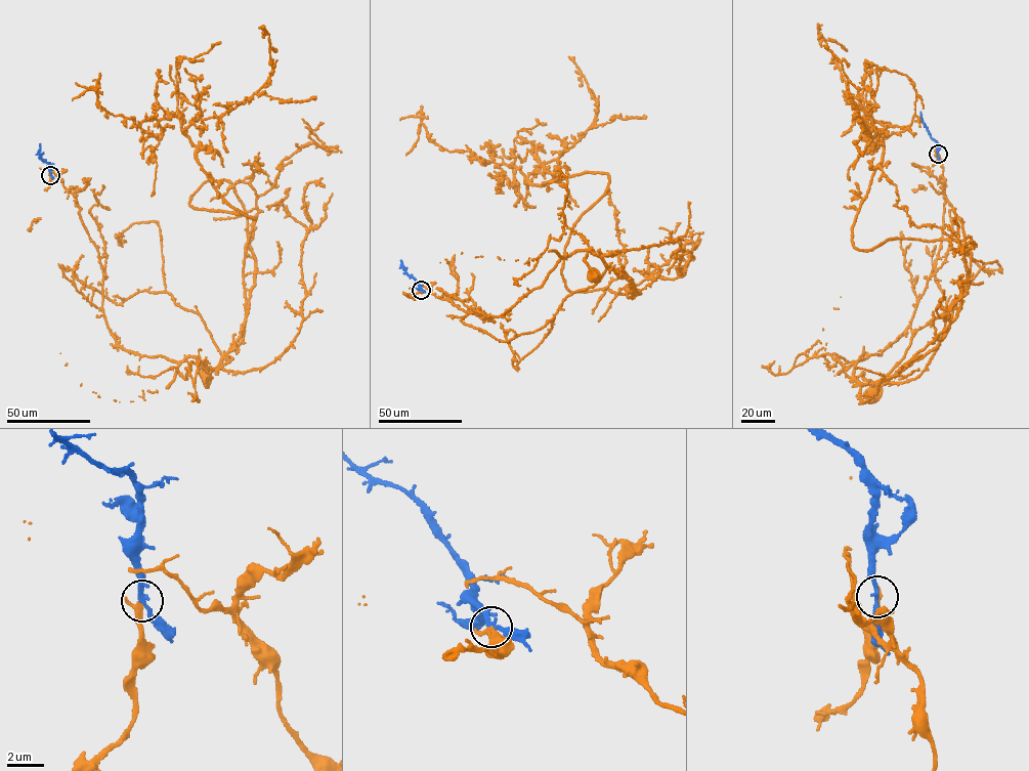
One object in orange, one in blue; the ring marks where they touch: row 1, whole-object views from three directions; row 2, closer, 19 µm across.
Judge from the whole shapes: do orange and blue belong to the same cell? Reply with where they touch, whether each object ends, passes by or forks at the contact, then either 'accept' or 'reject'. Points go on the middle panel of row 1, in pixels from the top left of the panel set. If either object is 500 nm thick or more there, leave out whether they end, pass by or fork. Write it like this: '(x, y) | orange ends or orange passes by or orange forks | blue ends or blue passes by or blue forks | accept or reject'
(421, 290) | orange ends | blue passes by | accept

